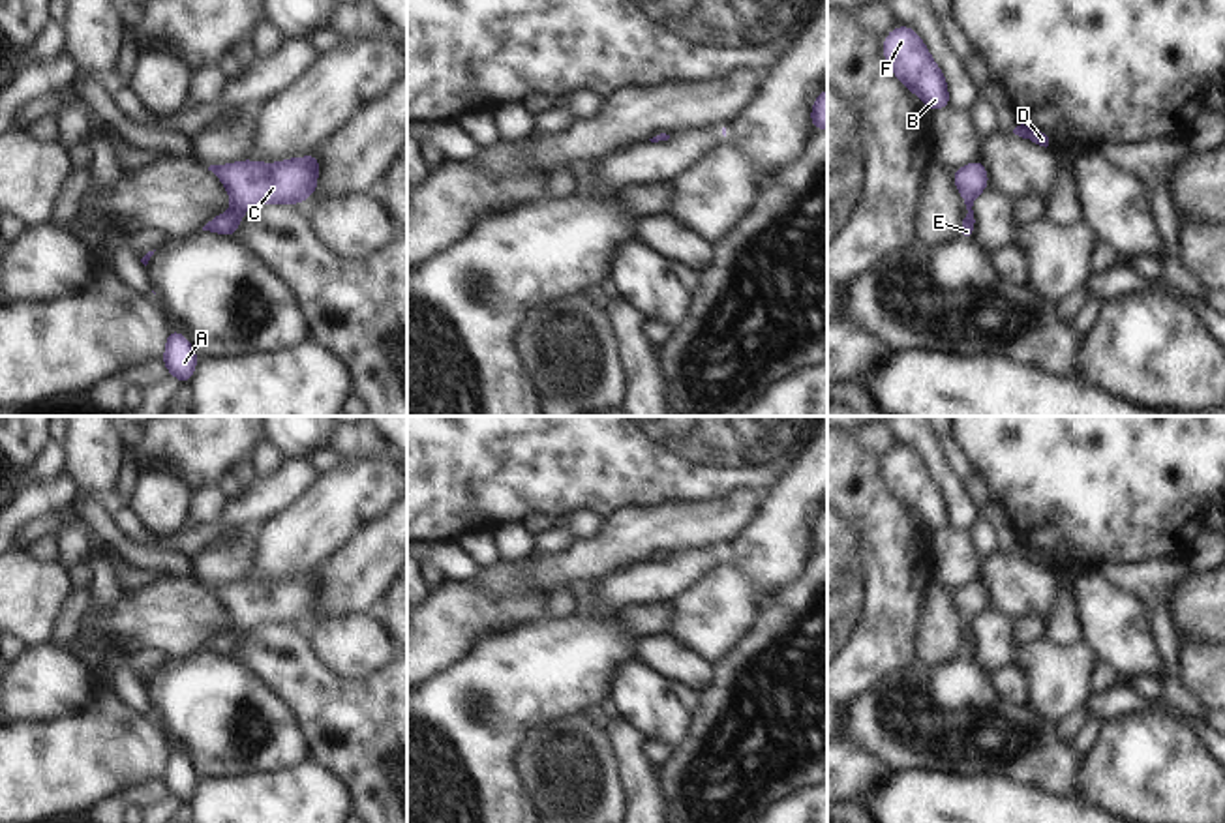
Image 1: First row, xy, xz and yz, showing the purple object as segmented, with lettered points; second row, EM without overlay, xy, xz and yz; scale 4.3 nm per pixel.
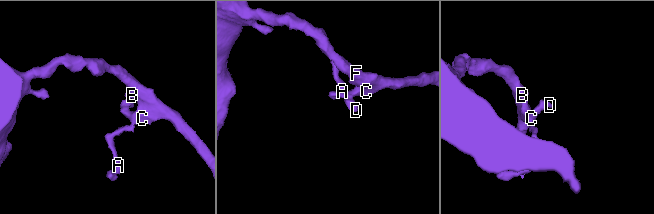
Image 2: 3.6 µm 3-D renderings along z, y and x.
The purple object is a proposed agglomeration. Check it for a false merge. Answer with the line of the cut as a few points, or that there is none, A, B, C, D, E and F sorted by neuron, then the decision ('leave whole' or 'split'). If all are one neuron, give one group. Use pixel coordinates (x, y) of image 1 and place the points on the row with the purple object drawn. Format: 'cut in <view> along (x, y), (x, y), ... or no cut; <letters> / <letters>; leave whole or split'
no cut; A B C D E F; leave whole

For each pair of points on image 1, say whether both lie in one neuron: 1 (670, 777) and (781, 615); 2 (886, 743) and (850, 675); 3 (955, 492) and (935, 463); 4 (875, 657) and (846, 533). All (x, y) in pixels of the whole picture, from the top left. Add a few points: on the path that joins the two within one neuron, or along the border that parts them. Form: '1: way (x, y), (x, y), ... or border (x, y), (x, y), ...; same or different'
1: way (706, 737), (726, 709), (732, 685), (755, 655); same
2: border (899, 672), (890, 672), (846, 705); different
3: way (950, 484), (942, 471); same
4: way (846, 627), (846, 563); same

